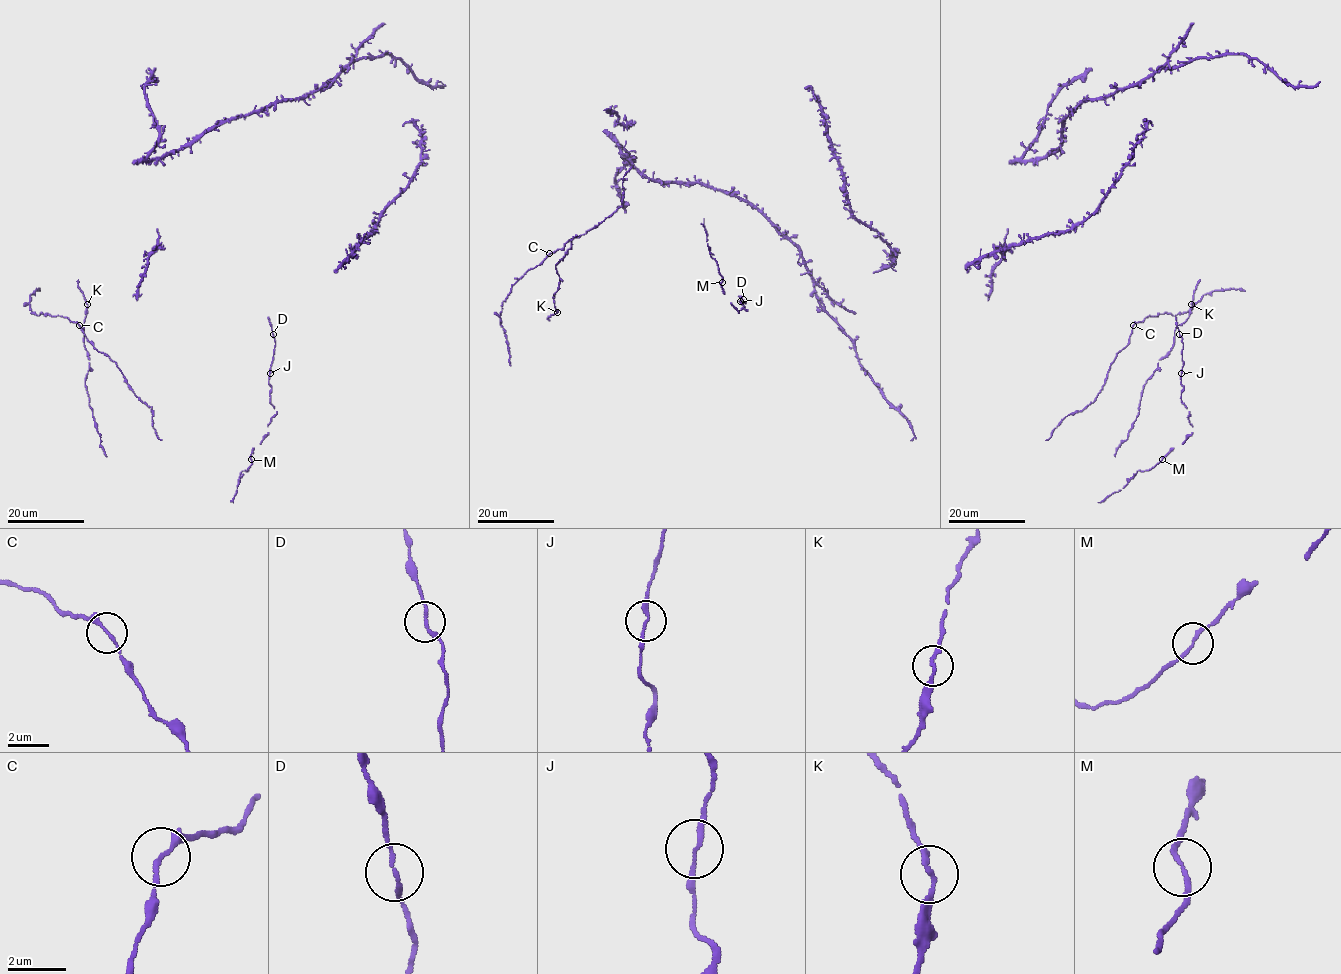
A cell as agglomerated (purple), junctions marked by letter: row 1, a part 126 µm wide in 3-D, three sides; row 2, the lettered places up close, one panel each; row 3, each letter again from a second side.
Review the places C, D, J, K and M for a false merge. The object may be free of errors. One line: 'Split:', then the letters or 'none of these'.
Split: none of these

